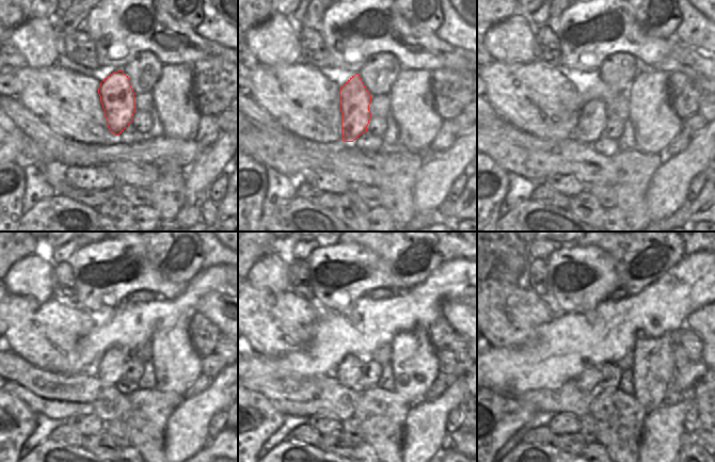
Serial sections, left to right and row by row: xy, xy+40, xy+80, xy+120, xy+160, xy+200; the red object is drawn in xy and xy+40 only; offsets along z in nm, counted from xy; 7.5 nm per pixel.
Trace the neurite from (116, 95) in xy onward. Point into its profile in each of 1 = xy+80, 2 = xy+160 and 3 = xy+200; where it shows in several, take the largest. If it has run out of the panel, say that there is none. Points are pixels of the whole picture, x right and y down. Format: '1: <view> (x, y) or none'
1: xy+80 (592, 117)
2: xy+160 (348, 372)
3: xy+200 (588, 379)

